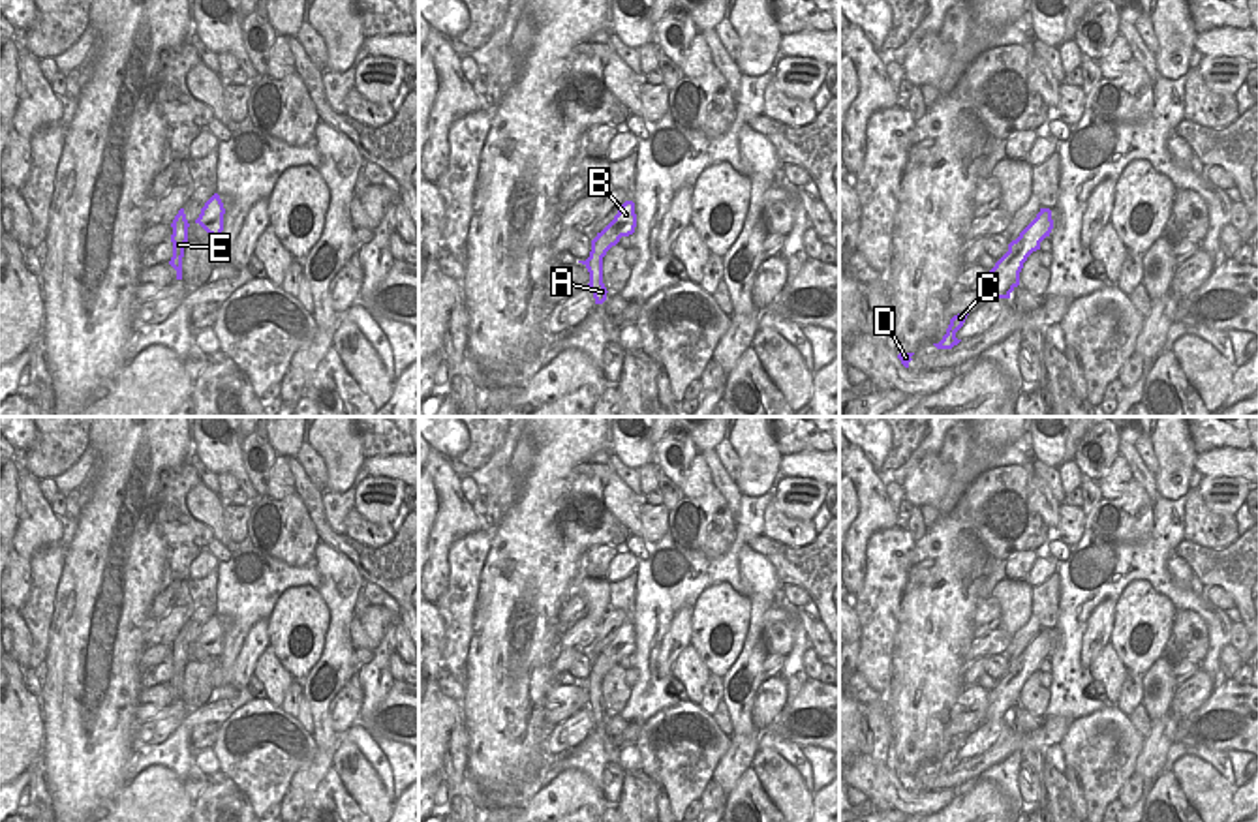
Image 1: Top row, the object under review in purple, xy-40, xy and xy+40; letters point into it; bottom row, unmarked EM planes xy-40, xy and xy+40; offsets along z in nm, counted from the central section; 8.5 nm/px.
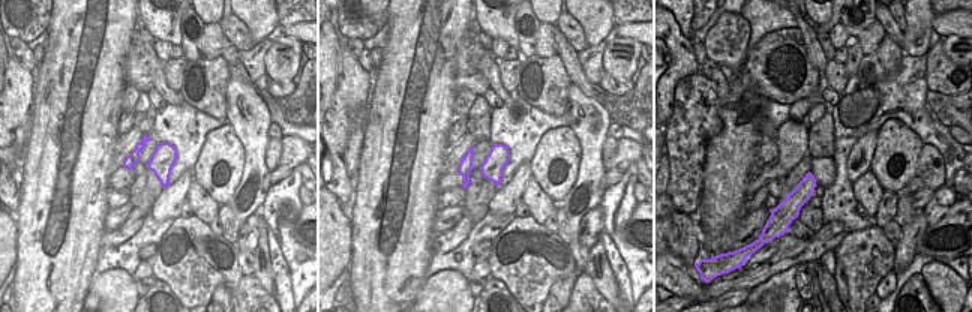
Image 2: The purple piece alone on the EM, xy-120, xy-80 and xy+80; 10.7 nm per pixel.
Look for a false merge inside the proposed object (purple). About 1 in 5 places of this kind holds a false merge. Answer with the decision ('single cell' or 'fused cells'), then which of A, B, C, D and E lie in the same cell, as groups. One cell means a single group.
single cell; groups A B C D E

